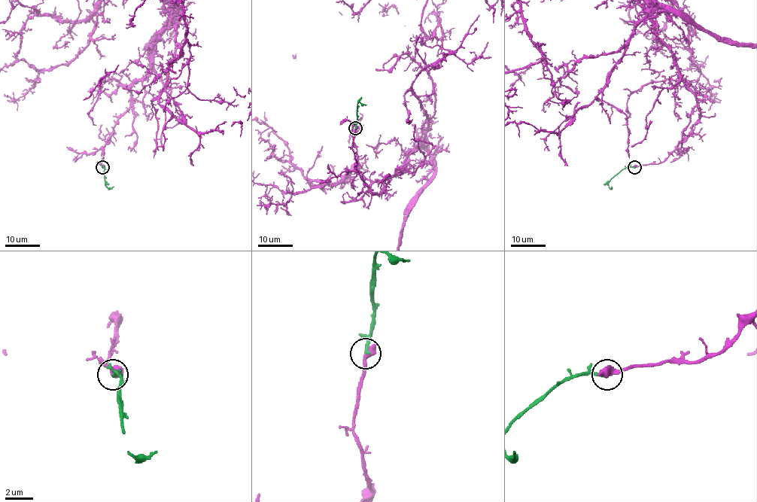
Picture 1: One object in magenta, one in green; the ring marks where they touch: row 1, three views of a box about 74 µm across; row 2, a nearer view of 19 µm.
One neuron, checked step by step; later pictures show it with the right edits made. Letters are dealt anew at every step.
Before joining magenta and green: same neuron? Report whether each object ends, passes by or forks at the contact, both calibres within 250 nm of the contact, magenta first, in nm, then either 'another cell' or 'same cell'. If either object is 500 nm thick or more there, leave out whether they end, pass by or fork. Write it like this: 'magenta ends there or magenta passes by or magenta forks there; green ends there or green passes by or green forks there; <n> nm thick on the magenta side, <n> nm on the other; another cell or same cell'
600 nm thick on the magenta side, 220 nm on the other; same cell

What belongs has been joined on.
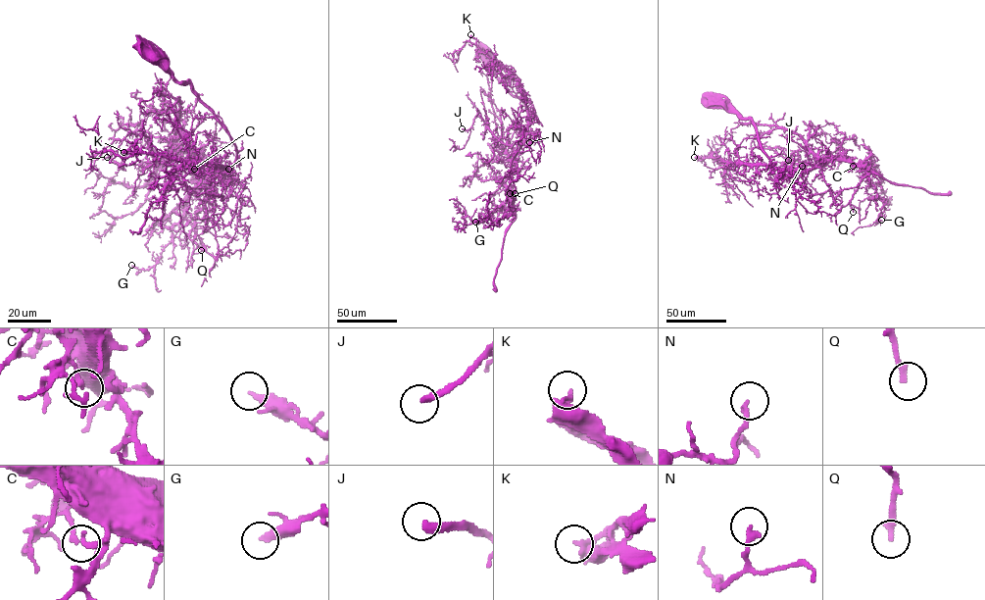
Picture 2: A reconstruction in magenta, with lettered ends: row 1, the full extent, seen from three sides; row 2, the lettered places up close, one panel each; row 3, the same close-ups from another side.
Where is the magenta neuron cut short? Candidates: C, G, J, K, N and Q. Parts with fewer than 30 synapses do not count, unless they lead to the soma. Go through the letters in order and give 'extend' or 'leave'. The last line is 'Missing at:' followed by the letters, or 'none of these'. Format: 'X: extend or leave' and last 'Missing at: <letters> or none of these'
C: leave
G: leave
J: leave
K: leave
N: leave
Q: leave
Missing at: none of these

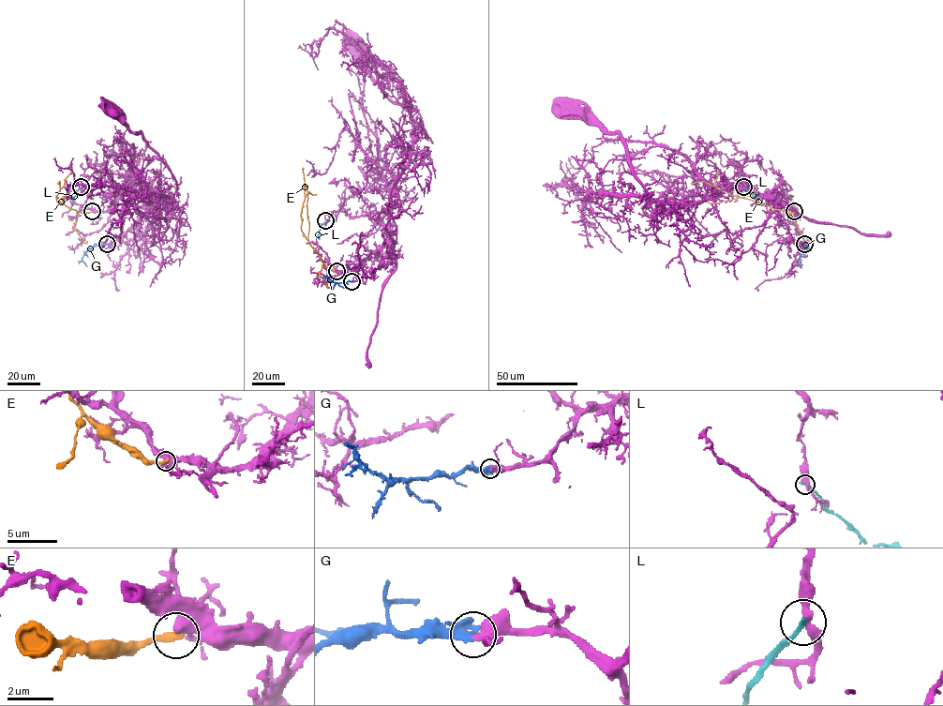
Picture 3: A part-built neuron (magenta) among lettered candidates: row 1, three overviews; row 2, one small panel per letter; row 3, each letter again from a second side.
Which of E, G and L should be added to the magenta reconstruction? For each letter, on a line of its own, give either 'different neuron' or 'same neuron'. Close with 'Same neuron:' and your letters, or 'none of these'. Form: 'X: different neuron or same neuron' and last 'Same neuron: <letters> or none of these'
E: different neuron
G: same neuron
L: different neuron
Same neuron: G

